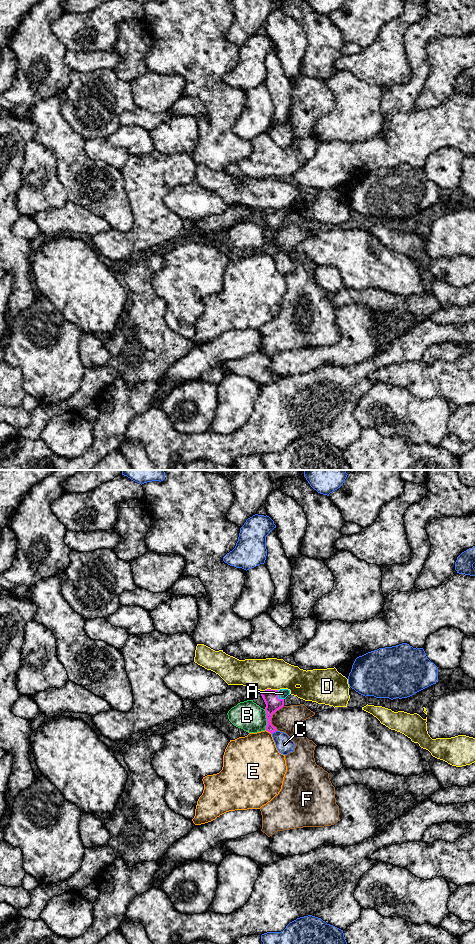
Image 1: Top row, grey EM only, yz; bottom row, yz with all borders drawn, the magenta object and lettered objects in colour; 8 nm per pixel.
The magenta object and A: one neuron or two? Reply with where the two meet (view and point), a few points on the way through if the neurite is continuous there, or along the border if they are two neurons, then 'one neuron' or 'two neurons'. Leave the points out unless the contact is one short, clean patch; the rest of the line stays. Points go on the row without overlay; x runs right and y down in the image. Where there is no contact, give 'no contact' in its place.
contact yz (277, 216); way yz (273, 223), (277, 216), (282, 213); one neuron

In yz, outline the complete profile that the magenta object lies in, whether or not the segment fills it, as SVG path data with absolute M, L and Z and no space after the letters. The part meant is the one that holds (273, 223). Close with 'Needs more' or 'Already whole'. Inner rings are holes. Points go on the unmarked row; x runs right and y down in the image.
M267 209L261 212L261 216L266 224L266 238L267 238L267 246L266 251L271 254L276 252L277 249L271 244L272 235L284 226L284 219L290 215L290 210L288 209L280 209L280 210L271 210Z. Needs more

